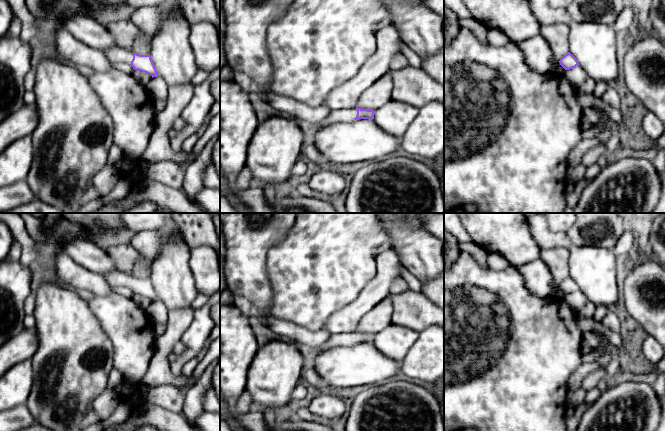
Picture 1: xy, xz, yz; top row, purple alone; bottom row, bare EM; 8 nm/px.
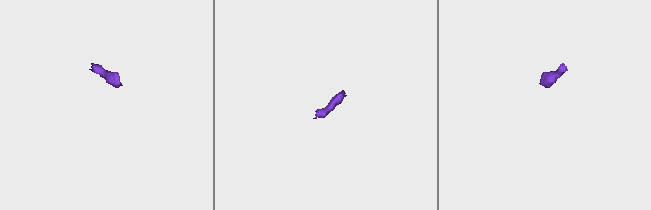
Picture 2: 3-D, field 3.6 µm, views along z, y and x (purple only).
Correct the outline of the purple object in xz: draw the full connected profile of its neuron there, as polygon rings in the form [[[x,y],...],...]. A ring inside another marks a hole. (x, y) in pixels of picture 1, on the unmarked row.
[[[354,332],[349,334],[332,334],[328,341],[316,351],[322,351],[333,347],[352,346],[359,343],[374,343],[374,334]]]

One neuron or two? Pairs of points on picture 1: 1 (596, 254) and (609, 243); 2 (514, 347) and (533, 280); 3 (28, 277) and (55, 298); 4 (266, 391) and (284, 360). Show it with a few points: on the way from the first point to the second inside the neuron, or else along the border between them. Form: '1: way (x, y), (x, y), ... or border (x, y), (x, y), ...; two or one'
1: border (580, 245), (597, 245), (613, 249); two
2: border (518, 271), (525, 286), (532, 293), (545, 298); two
3: border (35, 286), (33, 290); two
4: way (271, 383), (271, 378), (276, 368); one

